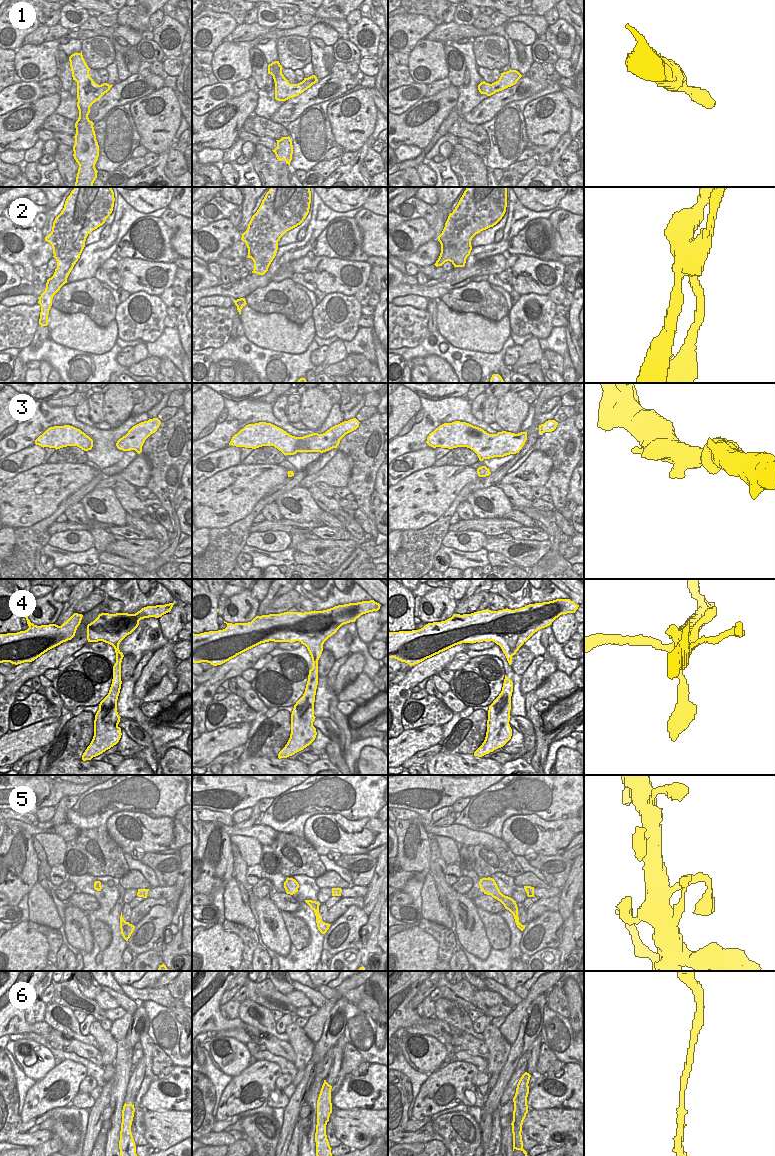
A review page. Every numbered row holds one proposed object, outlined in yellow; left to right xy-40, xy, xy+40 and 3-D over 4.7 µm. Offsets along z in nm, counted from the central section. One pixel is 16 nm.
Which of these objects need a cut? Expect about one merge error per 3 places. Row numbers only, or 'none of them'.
2

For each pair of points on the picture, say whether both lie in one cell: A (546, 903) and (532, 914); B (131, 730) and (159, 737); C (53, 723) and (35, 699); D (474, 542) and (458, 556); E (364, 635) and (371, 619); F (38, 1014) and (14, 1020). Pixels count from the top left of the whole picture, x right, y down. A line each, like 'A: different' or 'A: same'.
A: same
B: same
C: different
D: different
E: same
F: different

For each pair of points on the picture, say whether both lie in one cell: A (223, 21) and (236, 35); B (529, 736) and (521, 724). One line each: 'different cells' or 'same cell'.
A: different cells
B: same cell

